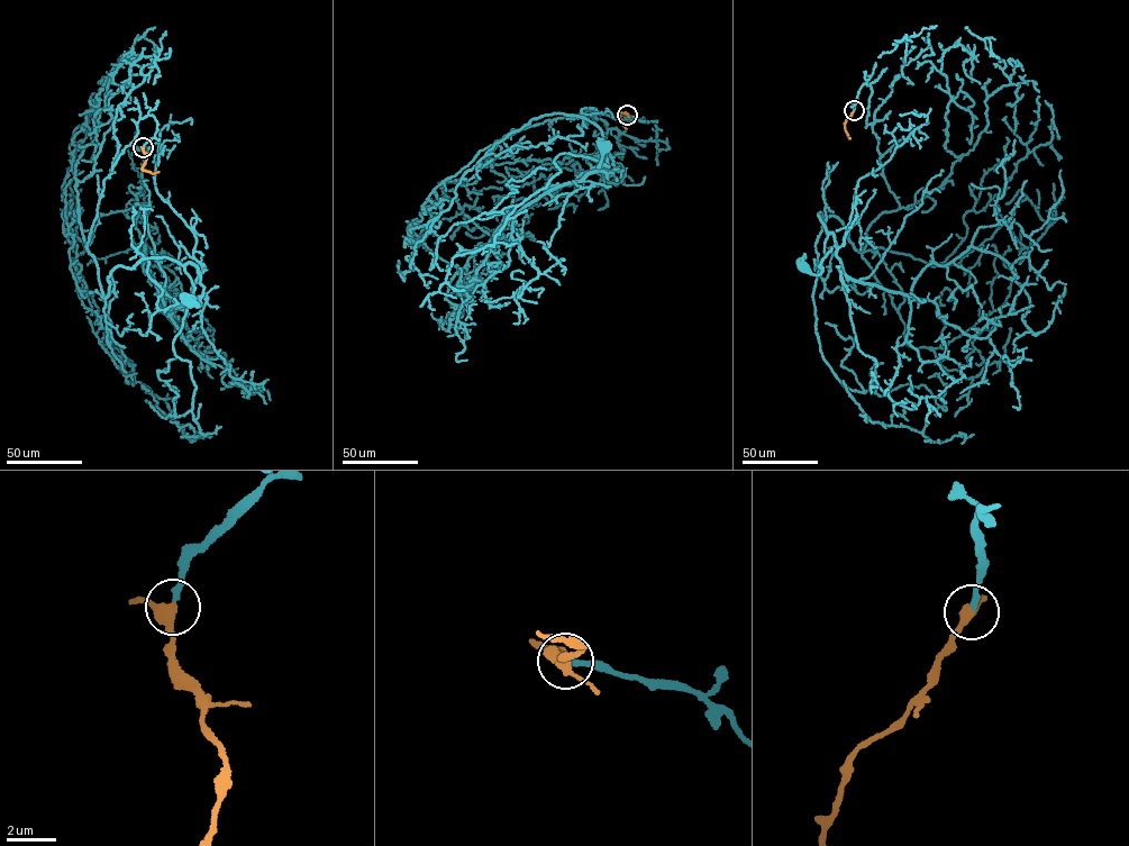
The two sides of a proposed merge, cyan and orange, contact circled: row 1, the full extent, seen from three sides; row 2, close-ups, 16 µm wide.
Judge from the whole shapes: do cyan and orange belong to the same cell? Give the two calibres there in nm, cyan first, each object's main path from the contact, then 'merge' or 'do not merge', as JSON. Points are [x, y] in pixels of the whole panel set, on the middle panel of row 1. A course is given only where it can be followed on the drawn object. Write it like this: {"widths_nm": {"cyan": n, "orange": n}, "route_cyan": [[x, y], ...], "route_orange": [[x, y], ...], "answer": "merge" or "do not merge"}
{"widths_nm": {"cyan": 240, "orange": 380}, "route_cyan": [[627, 115], [648, 121], [586, 110], [501, 139], [558, 112], [597, 125], [607, 167], [599, 167], [601, 146]], "route_orange": [[627, 115], [618, 114], [626, 128]], "answer": "merge"}

